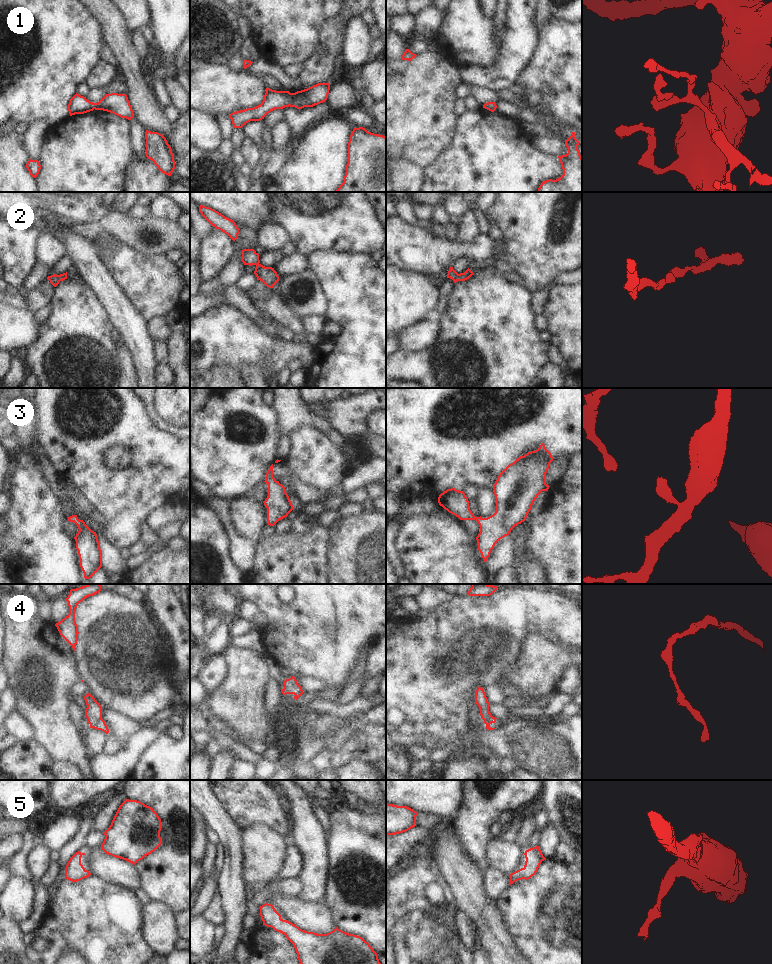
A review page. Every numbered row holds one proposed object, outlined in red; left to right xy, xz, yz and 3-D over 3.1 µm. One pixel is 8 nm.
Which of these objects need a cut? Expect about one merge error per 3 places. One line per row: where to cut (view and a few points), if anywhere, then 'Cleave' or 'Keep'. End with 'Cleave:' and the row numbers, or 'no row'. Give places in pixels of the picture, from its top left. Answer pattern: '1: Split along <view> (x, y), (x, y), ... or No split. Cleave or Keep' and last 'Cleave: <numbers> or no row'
1: No split. Keep
2: No split. Keep
3: No split. Keep
4: No split. Keep
5: No split. Keep
Cleave: no row.

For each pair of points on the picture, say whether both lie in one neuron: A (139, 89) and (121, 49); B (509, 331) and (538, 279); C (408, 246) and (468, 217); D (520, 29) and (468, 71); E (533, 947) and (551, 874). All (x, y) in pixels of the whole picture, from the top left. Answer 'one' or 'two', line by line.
A: one
B: two
C: two
D: one
E: one

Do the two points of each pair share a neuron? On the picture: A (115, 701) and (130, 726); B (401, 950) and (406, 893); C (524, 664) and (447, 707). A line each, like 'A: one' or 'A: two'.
A: two
B: one
C: two

